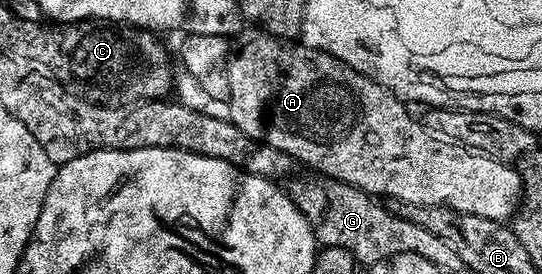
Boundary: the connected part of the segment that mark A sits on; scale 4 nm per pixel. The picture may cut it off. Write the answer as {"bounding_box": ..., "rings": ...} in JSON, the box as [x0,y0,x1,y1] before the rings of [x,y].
{"bounding_box":[228,32,523,222],"rings":[[[259,32],[240,50],[238,47],[230,61],[228,74],[230,122],[245,132],[245,136],[280,149],[296,163],[312,166],[315,169],[312,171],[320,175],[355,186],[372,196],[382,196],[387,200],[396,198],[409,204],[448,205],[458,214],[472,214],[494,222],[510,219],[520,205],[523,181],[519,178],[518,169],[493,160],[487,154],[480,154],[478,150],[460,146],[458,142],[436,138],[418,117],[414,118],[406,110],[408,107],[396,95],[349,68],[349,64],[317,48]]]}

